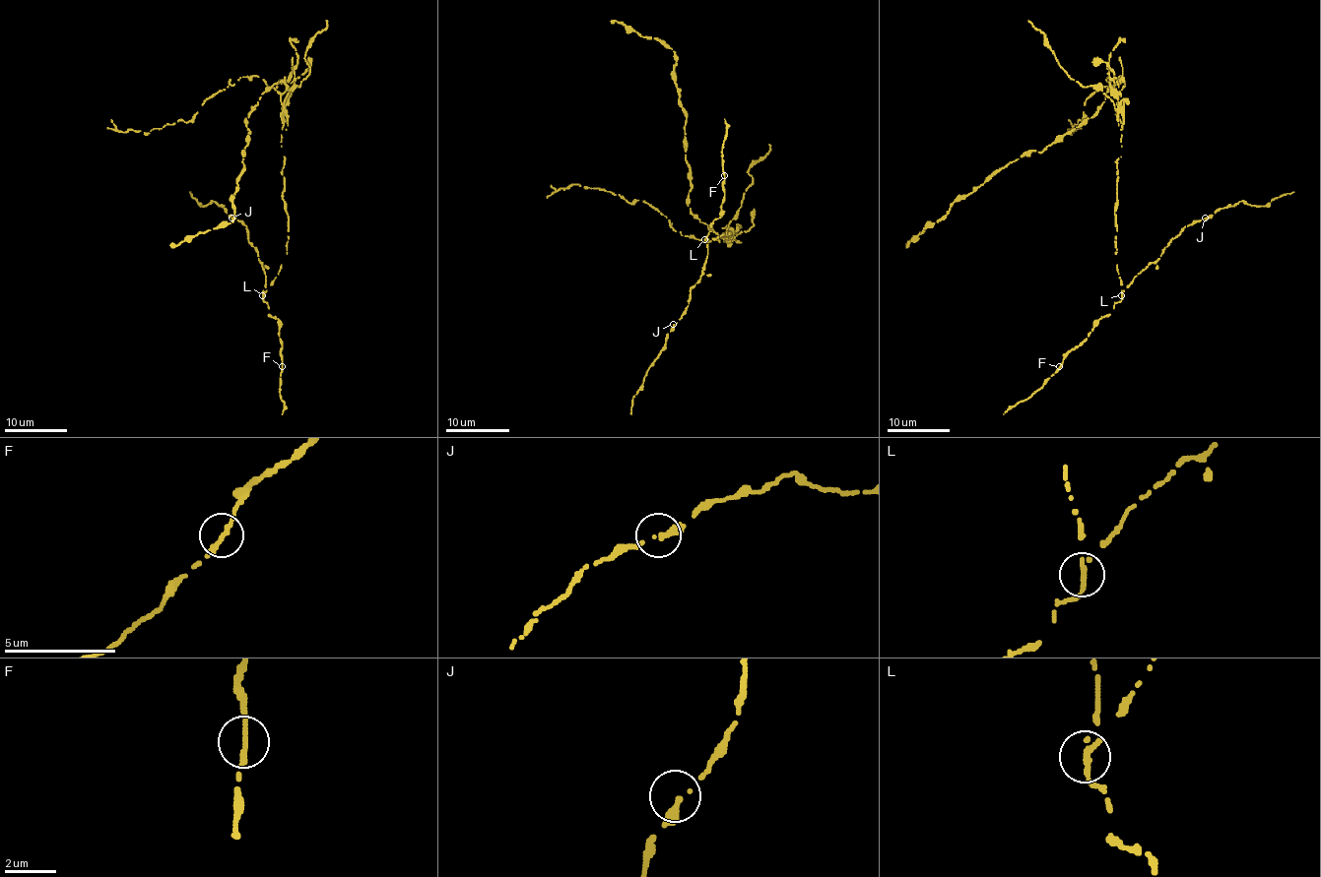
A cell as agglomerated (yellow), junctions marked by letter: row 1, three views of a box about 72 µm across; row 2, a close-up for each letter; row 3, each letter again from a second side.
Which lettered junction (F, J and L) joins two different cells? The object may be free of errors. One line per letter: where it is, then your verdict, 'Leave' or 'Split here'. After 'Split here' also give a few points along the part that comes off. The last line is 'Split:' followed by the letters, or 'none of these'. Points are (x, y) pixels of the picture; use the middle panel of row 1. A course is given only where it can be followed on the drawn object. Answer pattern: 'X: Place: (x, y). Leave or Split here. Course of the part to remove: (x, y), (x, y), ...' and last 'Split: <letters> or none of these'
F: Place: (724, 175). Leave
J: Place: (673, 324). Leave
L: Place: (704, 239). Split here. Course of the part to remove: (704, 239), (730, 233), (716, 239), (688, 206), (676, 55), (611, 20)
Split: L

